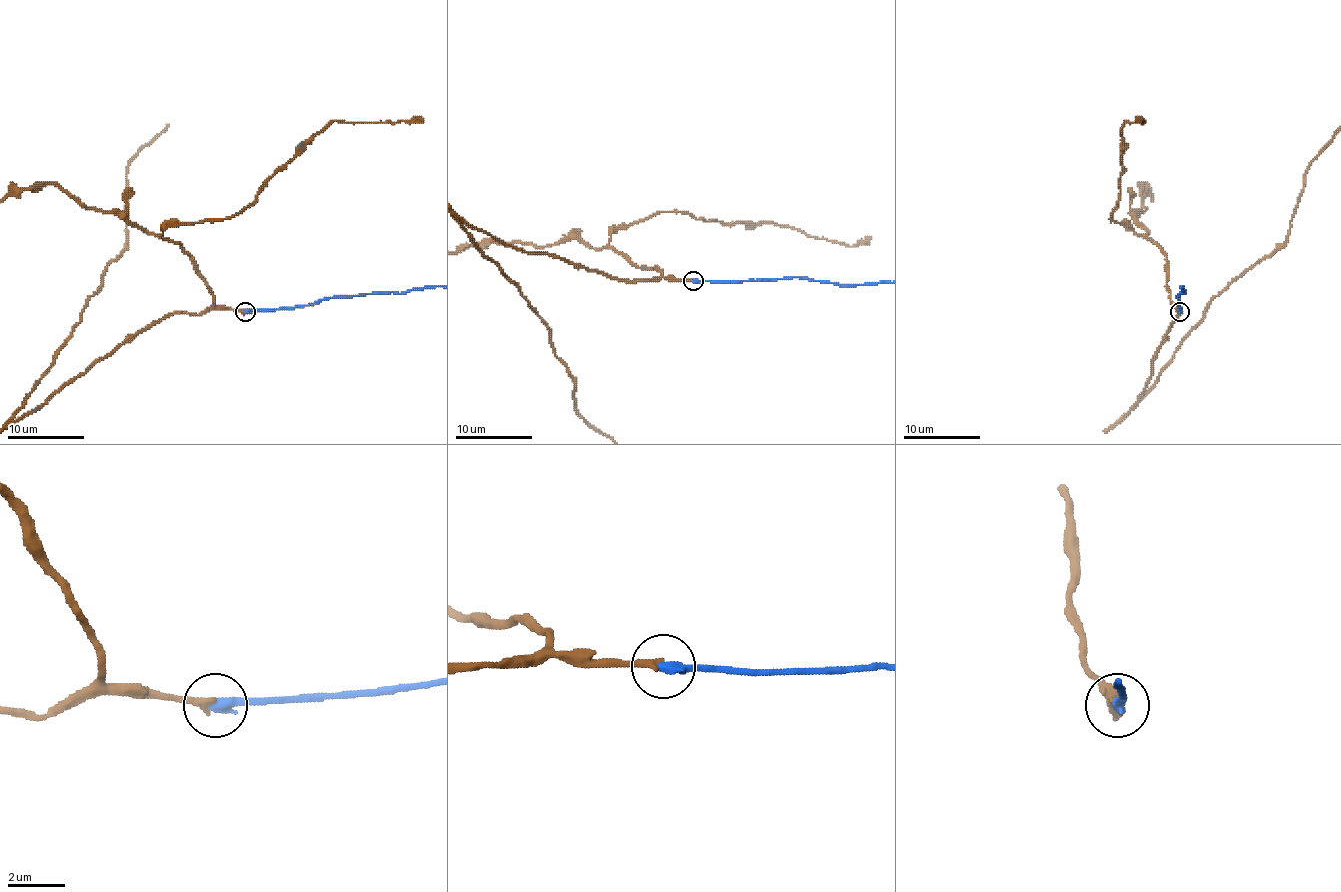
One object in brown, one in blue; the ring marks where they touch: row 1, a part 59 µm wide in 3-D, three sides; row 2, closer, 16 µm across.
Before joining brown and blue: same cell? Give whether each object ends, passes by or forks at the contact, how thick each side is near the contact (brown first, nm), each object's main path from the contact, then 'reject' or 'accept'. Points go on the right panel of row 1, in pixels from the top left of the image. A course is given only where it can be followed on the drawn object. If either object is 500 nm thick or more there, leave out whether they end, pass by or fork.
brown ends; blue ends; calibres 240 and 400 nm; reject

